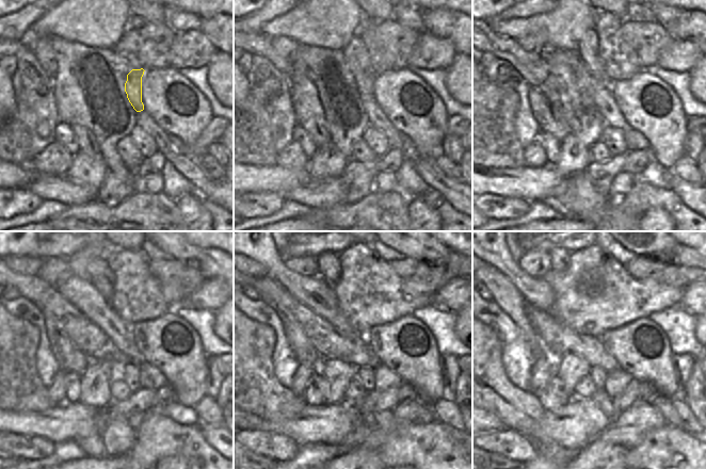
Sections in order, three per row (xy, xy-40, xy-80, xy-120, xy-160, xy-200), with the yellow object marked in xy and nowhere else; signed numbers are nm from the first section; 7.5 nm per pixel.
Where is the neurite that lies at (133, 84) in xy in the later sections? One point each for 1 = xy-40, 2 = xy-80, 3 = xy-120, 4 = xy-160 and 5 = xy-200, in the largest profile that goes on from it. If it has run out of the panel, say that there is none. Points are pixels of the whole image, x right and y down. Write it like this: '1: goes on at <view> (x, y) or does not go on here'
1: goes on at xy-40 (355, 54)
2: goes on at xy-80 (588, 49)
3: goes on at xy-120 (98, 273)
4: goes on at xy-160 (327, 263)
5: goes on at xy-200 (559, 257)

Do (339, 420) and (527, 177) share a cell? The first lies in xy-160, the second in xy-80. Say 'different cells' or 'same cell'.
same cell

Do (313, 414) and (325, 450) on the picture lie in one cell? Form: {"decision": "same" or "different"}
{"decision": "different"}

